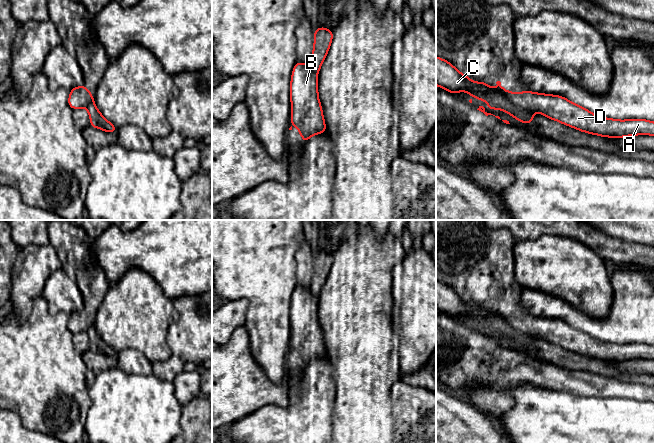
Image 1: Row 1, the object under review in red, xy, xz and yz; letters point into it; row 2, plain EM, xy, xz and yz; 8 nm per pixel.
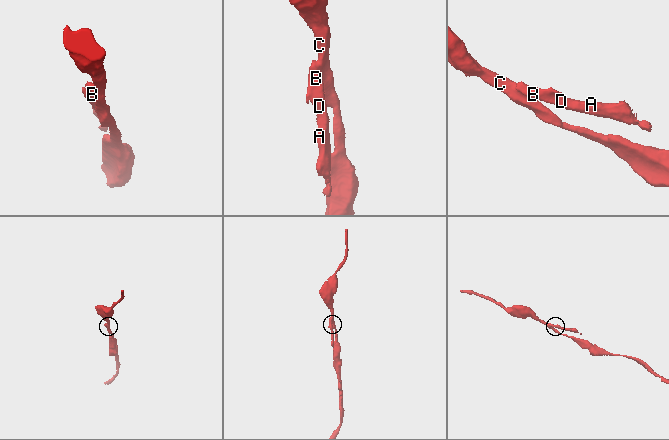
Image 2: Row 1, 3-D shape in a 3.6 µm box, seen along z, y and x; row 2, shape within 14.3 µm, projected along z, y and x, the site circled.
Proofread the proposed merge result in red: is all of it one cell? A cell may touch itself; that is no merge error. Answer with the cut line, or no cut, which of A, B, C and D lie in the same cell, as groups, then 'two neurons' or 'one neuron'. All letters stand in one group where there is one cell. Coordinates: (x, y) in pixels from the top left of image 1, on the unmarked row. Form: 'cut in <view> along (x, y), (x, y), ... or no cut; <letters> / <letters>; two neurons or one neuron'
cut in yz along (497, 311), (510, 325), (532, 337); A B D / C; two neurons

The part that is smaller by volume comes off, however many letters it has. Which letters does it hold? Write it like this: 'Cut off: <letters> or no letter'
Cut off: A, B, D

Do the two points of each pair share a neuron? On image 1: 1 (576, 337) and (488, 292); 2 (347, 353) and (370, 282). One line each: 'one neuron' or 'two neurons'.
1: one neuron
2: one neuron

